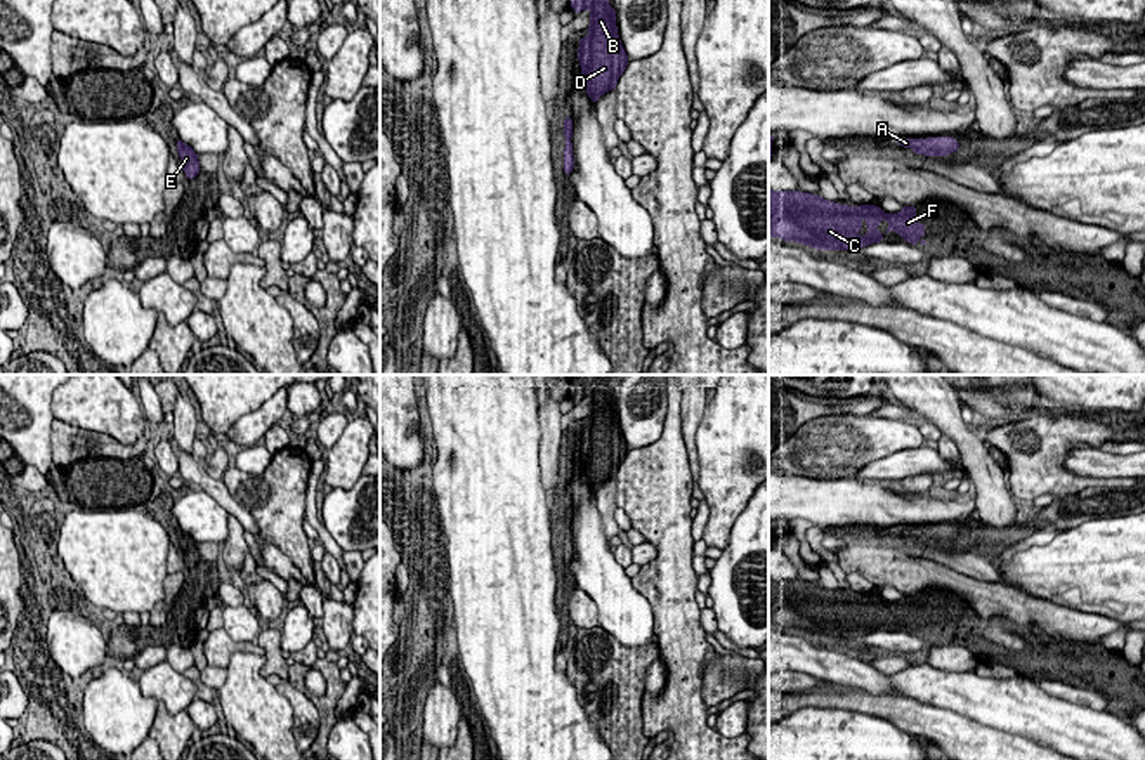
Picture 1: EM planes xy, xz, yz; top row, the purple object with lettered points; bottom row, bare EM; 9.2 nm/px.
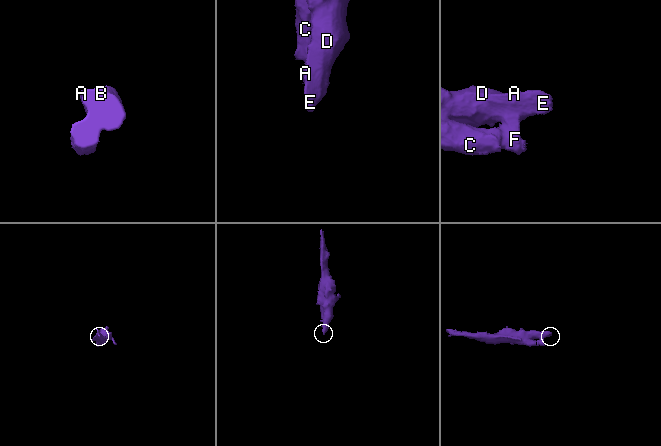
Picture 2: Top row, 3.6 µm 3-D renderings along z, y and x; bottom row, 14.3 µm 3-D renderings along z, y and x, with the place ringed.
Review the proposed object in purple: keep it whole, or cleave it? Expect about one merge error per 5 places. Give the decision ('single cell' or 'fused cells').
single cell

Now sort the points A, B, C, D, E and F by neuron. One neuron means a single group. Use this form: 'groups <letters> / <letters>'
groups A B C D E F

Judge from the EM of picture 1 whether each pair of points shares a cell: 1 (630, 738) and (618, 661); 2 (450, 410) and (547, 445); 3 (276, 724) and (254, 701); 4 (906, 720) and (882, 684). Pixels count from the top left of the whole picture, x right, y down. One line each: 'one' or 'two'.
1: one
2: two
3: one
4: two

